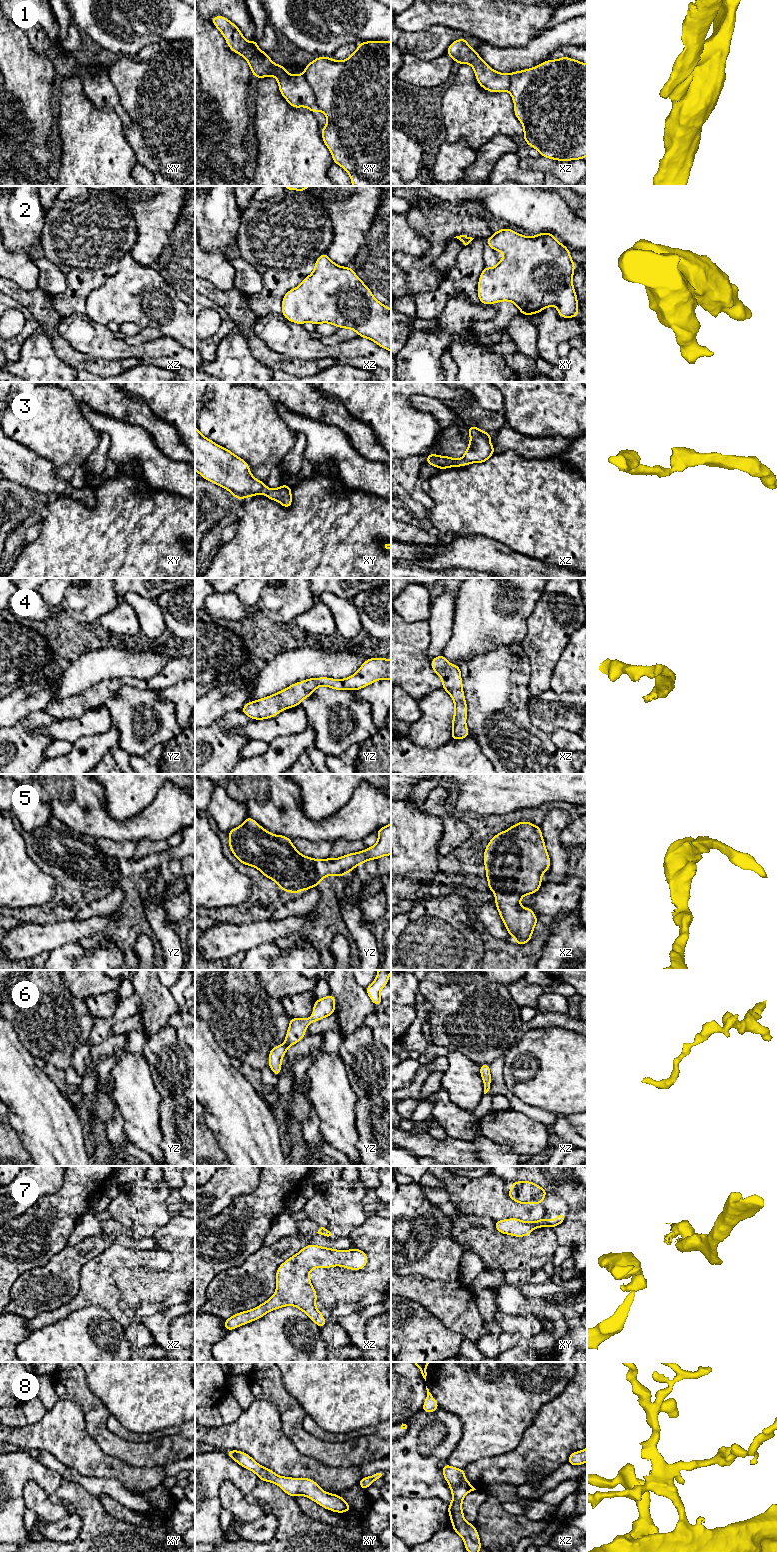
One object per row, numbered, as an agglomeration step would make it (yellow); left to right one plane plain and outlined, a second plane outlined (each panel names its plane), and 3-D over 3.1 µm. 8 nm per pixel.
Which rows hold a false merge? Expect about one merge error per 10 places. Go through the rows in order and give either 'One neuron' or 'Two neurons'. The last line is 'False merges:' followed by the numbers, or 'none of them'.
1: Two neurons
2: One neuron
3: One neuron
4: One neuron
5: One neuron
6: One neuron
7: One neuron
8: One neuron
False merges: 1

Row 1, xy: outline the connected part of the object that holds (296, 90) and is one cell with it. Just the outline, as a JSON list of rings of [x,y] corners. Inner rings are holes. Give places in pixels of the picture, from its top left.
[[[213,16],[211,22],[222,33],[228,47],[248,62],[253,76],[260,79],[272,75],[276,78],[281,95],[291,107],[307,107],[313,114],[320,110],[304,75],[291,75],[283,64],[273,63],[268,54],[258,47],[255,38],[249,43],[240,29],[226,17]]]

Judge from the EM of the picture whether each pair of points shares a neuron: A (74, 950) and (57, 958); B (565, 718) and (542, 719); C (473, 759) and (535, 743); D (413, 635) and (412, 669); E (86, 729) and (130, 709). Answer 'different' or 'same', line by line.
A: same
B: same
C: different
D: same
E: different

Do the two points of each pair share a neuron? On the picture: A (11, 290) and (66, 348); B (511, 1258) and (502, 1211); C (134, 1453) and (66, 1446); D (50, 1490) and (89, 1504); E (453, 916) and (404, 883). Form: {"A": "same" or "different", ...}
{"A": "same", "B": "different", "C": "different", "D": "different", "E": "different"}

